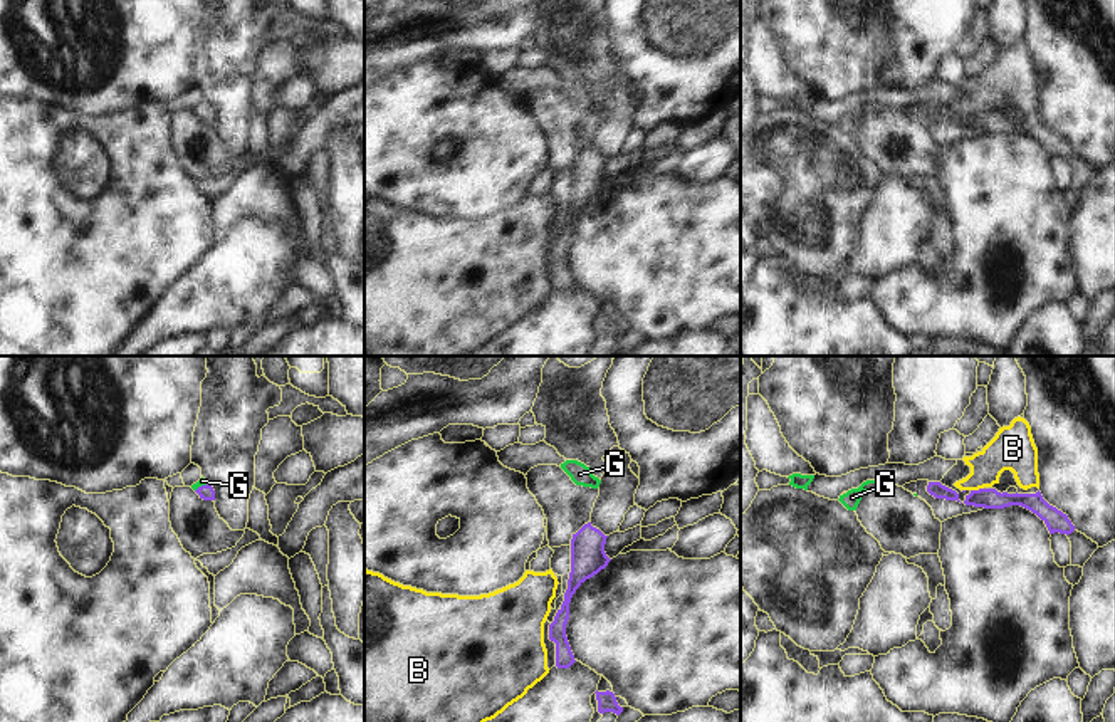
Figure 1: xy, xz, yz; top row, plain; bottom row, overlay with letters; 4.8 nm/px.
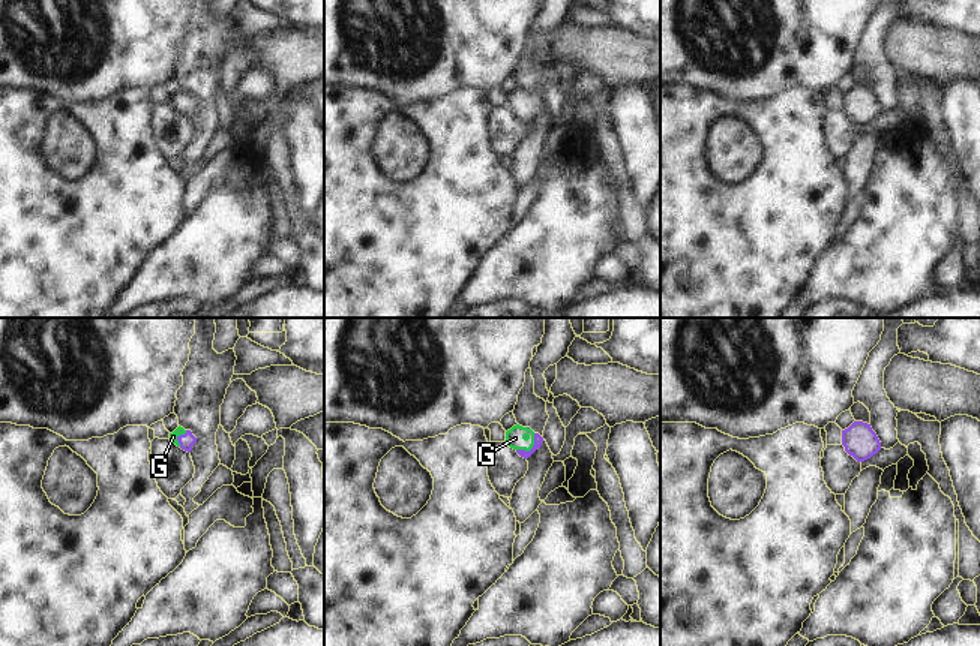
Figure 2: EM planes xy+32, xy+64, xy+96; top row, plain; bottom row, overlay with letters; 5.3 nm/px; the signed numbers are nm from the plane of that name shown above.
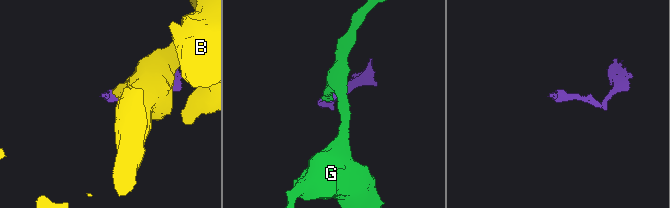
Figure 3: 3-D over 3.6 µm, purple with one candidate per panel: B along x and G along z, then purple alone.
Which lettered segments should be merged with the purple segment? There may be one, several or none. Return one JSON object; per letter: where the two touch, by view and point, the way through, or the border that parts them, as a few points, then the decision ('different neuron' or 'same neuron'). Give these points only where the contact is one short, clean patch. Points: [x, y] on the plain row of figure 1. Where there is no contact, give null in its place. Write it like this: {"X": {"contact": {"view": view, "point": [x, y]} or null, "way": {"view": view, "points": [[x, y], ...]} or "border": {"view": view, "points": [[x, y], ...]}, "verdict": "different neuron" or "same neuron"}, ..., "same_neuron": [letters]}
{"B": {"contact": {"view": "yz", "point": [976, 115]}, "verdict": "different neuron"}, "G": {"contact": {"view": "xy", "point": [202, 109]}, "way": {"view": "xy", "points": [[205, 116], [202, 109], [202, 104]]}, "verdict": "same neuron"}, "same_neuron": ["G"]}

